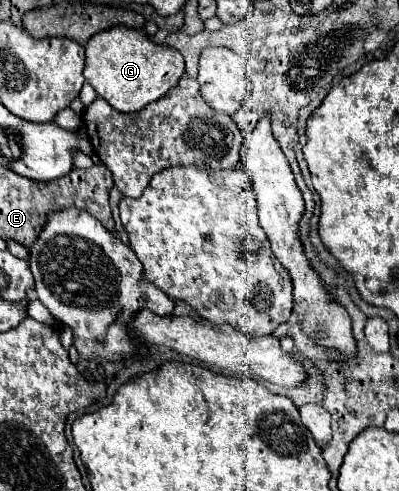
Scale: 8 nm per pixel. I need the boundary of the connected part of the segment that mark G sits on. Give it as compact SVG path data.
M123 25L111 27L93 35L85 43L85 79L95 89L97 97L105 99L113 109L121 113L141 111L151 101L163 97L177 85L185 71L183 55L165 45L153 43L143 31Z

